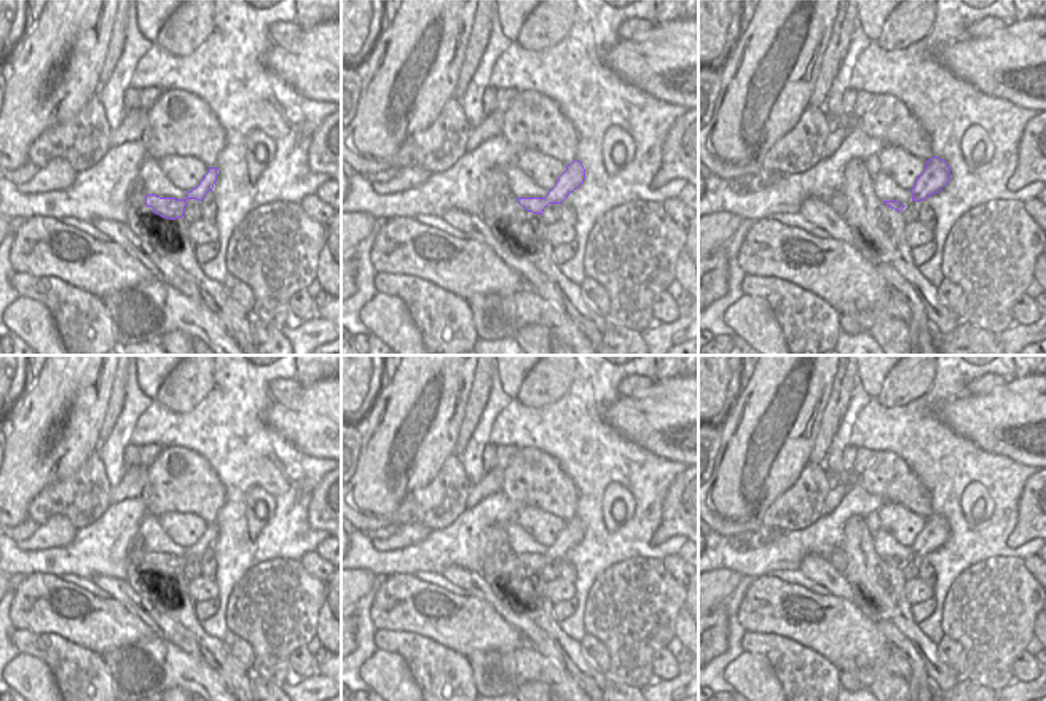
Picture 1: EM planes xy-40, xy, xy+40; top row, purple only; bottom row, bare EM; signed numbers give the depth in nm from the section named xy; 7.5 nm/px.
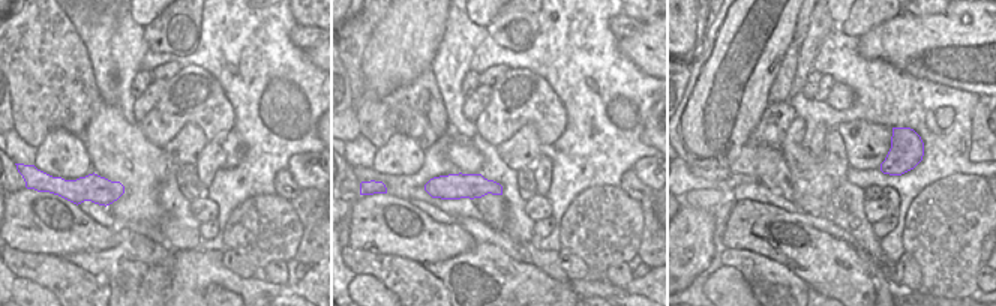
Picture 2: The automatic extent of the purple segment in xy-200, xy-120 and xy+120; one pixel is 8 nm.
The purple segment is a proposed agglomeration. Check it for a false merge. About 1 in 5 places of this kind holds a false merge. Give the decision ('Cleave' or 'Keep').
Keep

